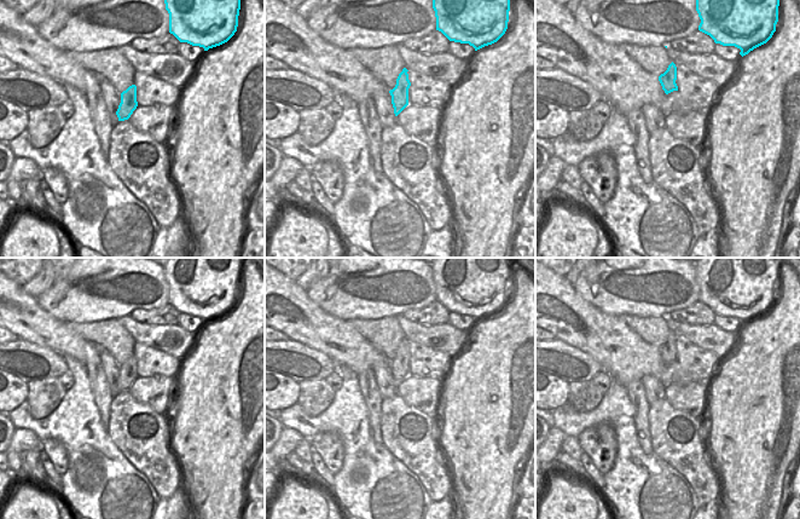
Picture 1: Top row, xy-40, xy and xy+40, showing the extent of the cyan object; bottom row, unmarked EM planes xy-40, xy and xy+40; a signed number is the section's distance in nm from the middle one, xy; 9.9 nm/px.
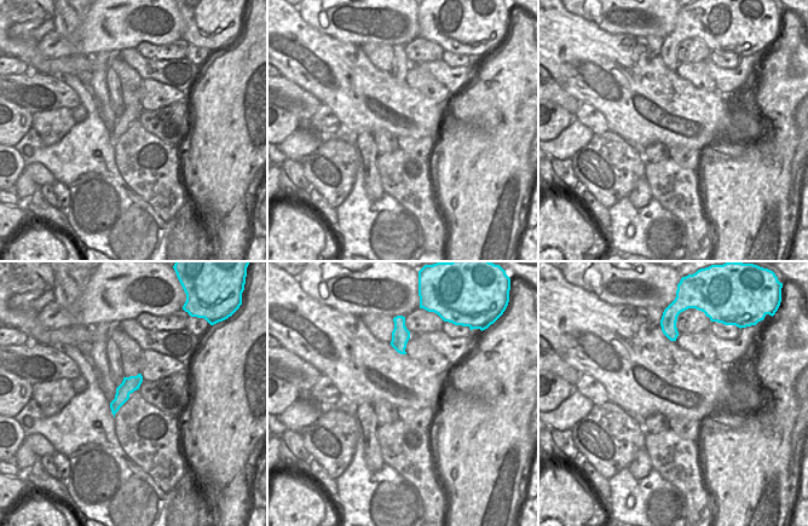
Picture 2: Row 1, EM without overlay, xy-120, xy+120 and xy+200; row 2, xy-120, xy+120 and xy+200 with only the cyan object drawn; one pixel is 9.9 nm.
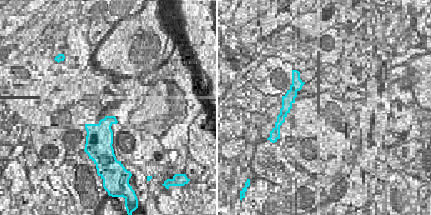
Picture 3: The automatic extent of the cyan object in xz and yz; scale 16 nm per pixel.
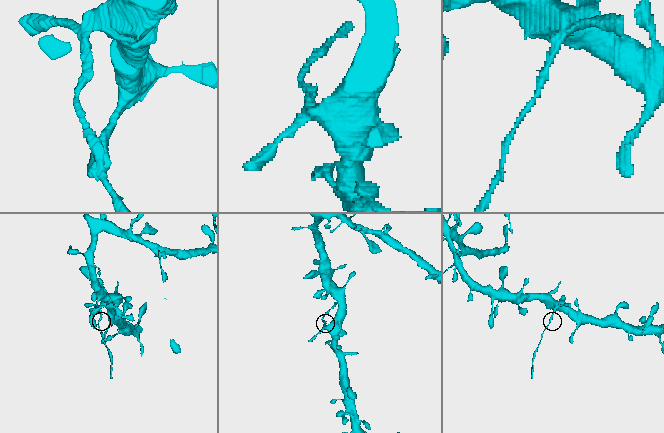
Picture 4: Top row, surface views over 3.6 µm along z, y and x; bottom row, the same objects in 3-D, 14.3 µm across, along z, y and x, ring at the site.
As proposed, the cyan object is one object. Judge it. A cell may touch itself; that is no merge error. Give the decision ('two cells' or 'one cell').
two cells

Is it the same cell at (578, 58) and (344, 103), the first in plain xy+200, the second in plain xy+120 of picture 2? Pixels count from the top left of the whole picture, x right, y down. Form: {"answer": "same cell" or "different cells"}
{"answer": "same cell"}

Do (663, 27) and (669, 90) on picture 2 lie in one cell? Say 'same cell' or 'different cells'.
different cells

